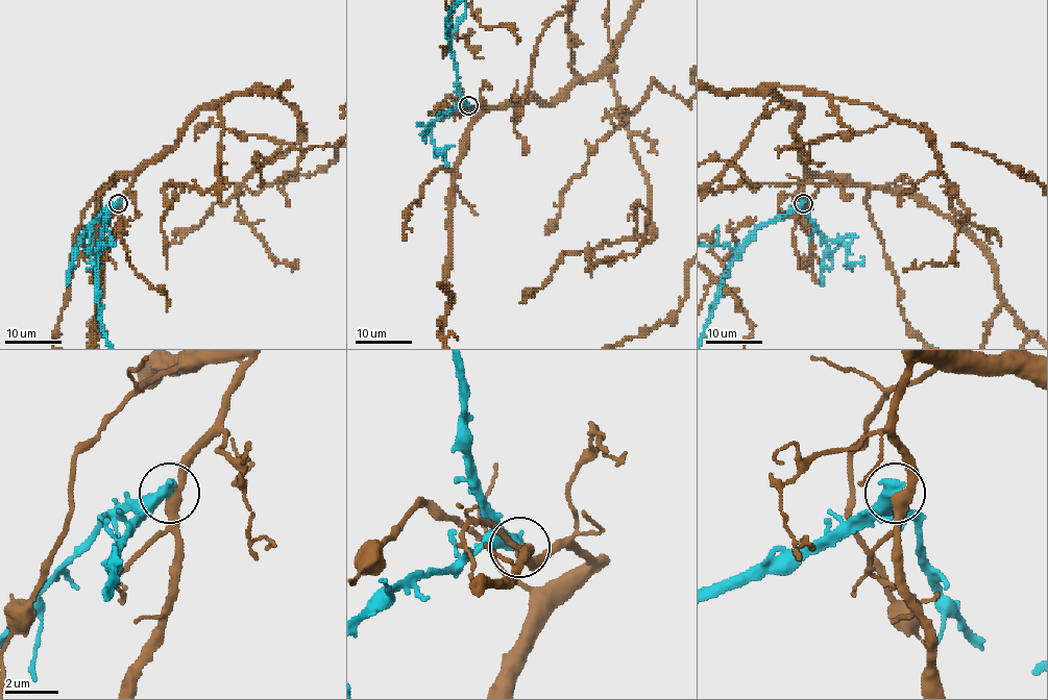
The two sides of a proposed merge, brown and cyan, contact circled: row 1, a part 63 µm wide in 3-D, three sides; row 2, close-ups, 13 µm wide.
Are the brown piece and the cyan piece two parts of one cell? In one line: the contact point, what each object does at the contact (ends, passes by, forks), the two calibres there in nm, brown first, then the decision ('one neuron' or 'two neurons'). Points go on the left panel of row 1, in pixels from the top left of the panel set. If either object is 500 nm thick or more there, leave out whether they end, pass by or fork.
(118, 203) | 400/550 nm | two neurons

